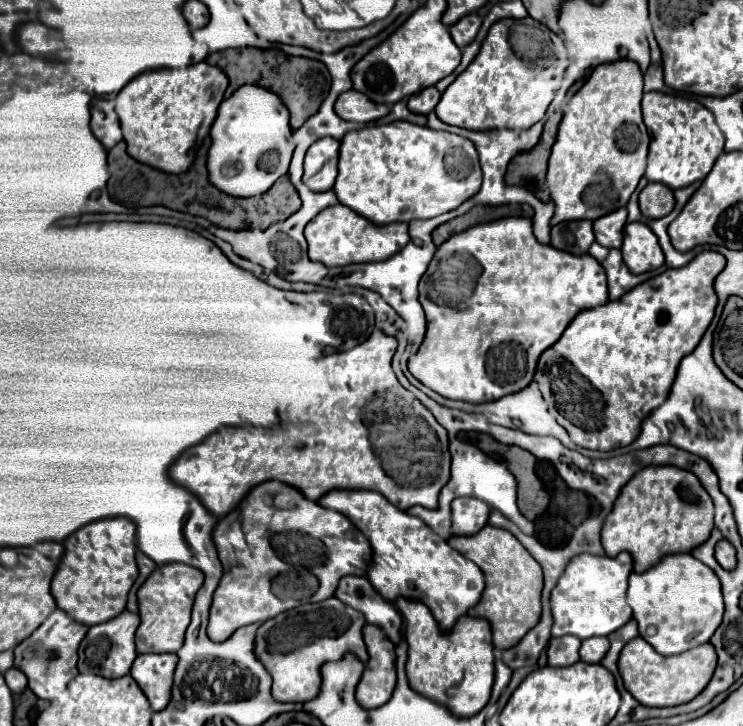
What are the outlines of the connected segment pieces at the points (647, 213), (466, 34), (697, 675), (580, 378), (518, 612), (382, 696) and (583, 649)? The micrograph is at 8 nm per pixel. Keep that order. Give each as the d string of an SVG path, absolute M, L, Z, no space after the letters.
M648 183L640 191L640 211L644 217L664 217L674 209L674 191L662 183Z
M470 13L470 15L464 15L460 21L456 21L454 25L448 27L454 43L456 43L460 49L464 49L464 47L476 37L476 33L478 33L478 29L480 29L480 21L482 21L482 19L480 19L476 13Z
M642 637L628 641L618 659L618 673L624 687L646 707L674 707L692 701L710 681L716 667L716 653L710 643L688 649L680 655L662 657Z
M702 251L688 265L678 269L670 267L636 285L616 301L608 301L594 309L582 309L562 337L540 355L534 381L538 383L552 417L568 431L578 447L612 451L630 445L638 437L642 419L666 401L680 359L694 351L708 329L718 303L712 283L724 265L726 259L722 253Z
M484 525L480 533L474 535L452 535L448 539L448 545L474 561L482 573L486 587L482 591L480 601L470 607L468 615L472 617L484 617L492 625L492 641L496 649L508 649L524 637L532 625L540 619L540 591L542 591L542 569L538 561L520 545L520 541L506 529Z
M364 625L364 643L370 661L356 689L356 699L364 709L384 705L396 685L396 653L394 643L376 625Z
M606 637L584 639L580 645L580 659L586 663L600 663L600 659L608 651L608 647L610 647L610 643Z

